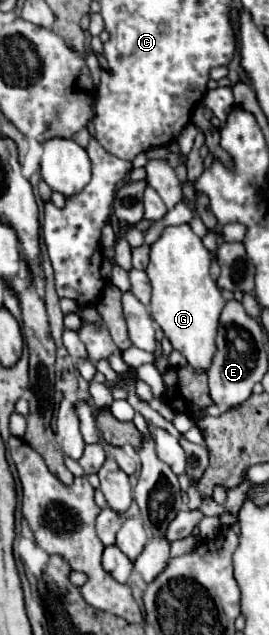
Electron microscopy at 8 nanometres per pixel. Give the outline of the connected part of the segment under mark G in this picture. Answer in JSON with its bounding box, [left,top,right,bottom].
[145,223,225,371]

